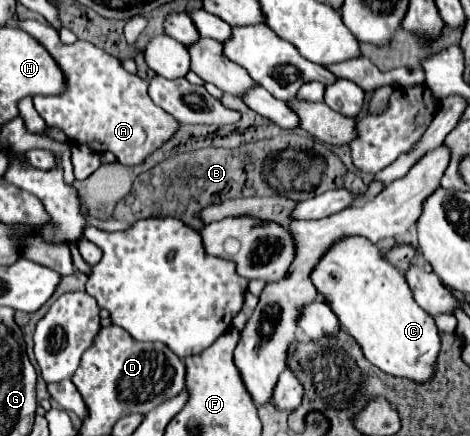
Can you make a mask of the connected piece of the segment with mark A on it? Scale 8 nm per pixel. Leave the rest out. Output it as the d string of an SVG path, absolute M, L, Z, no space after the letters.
M24 20L18 22L18 26L40 40L68 74L68 92L64 92L64 96L36 96L34 108L50 128L62 130L72 144L84 144L96 154L108 150L120 164L138 166L174 138L180 122L152 102L148 96L148 80L126 72L116 56L110 56L86 40L62 44L54 28L36 20Z

